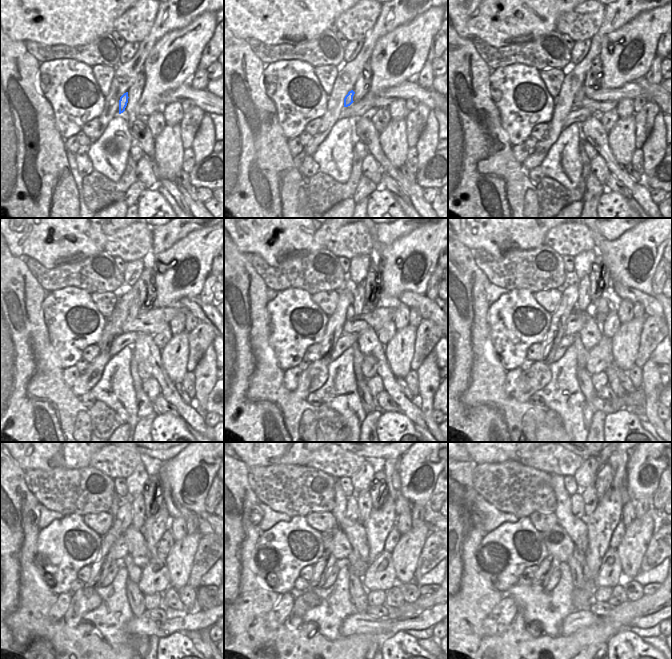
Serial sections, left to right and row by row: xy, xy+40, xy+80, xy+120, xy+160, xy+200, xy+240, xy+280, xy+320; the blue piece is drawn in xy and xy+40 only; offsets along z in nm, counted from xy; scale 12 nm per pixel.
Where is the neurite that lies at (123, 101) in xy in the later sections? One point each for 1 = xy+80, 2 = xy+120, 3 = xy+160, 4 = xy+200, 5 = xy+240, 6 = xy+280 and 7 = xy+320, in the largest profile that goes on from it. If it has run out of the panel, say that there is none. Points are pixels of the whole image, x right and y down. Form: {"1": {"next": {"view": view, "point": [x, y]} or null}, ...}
{"1": {"next": {"view": "xy+80", "point": [580, 94]}}, "2": {"next": {"view": "xy+120", "point": [134, 310]}}, "3": {"next": {"view": "xy+160", "point": [358, 290]}}, "4": {"next": {"view": "xy+200", "point": [584, 301]}}, "5": {"next": {"view": "xy+240", "point": [138, 505]}}, "6": {"next": {"view": "xy+280", "point": [364, 501]}}, "7": {"next": {"view": "xy+320", "point": [589, 494]}}}

